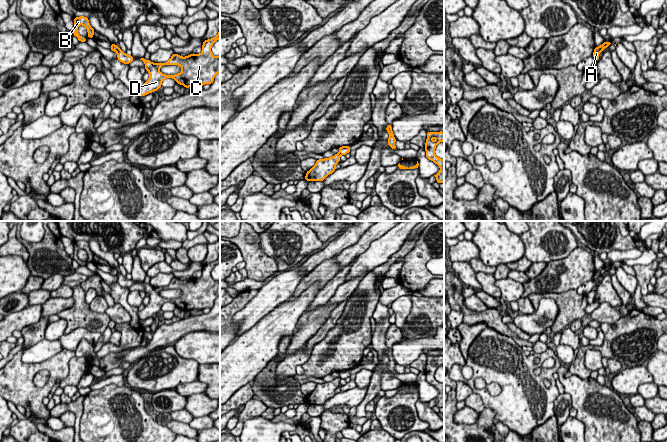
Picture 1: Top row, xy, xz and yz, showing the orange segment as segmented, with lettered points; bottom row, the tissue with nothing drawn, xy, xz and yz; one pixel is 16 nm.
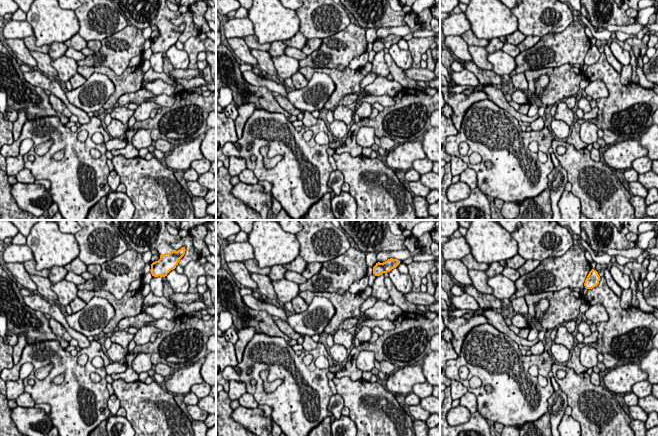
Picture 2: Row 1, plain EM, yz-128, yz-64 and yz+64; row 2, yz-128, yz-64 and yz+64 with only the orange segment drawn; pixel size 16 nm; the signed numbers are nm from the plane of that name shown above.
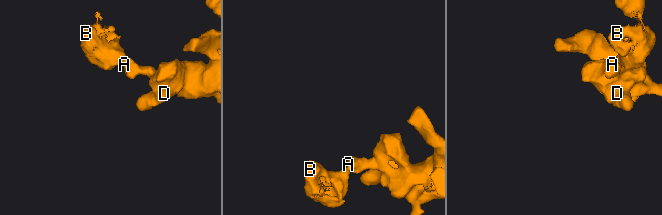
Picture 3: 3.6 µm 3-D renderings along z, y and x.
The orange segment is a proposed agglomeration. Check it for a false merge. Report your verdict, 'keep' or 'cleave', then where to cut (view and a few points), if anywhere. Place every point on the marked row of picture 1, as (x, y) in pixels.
cleave; cut in yz along (599, 46), (601, 51)

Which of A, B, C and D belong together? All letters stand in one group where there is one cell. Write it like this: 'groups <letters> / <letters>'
groups A C D / B

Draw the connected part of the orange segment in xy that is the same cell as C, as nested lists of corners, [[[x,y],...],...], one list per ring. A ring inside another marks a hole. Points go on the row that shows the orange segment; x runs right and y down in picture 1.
[[[220,30],[214,38],[203,41],[200,54],[192,53],[189,56],[182,57],[174,53],[170,60],[165,63],[153,63],[150,60],[141,58],[140,60],[145,63],[144,68],[150,76],[143,86],[138,86],[138,94],[145,96],[157,91],[166,78],[172,78],[177,84],[181,84],[186,88],[193,85],[212,84],[215,76],[220,72],[220,56],[215,57],[211,52],[211,47],[218,39],[220,39]],[[164,65],[179,65],[181,72],[175,75],[163,74],[159,69]]]

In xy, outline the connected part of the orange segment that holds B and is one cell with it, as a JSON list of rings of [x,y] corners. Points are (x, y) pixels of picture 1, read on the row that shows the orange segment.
[[[80,16],[80,17],[74,18],[74,28],[73,28],[73,35],[76,36],[79,41],[86,42],[86,38],[85,37],[81,37],[78,34],[78,26],[79,25],[85,26],[87,31],[88,31],[88,35],[87,36],[89,38],[93,38],[95,30],[90,26],[89,19],[87,17]]]

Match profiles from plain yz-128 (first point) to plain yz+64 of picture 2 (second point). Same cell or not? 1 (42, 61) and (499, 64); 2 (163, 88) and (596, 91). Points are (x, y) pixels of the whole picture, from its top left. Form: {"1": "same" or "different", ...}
{"1": "different", "2": "same"}

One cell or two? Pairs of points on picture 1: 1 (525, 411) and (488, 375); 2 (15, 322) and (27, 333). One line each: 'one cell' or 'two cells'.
1: one cell
2: two cells

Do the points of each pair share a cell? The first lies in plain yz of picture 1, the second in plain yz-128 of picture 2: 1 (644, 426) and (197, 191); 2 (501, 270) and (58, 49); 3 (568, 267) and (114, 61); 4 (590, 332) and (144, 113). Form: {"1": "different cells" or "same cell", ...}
{"1": "different cells", "2": "same cell", "3": "same cell", "4": "same cell"}

